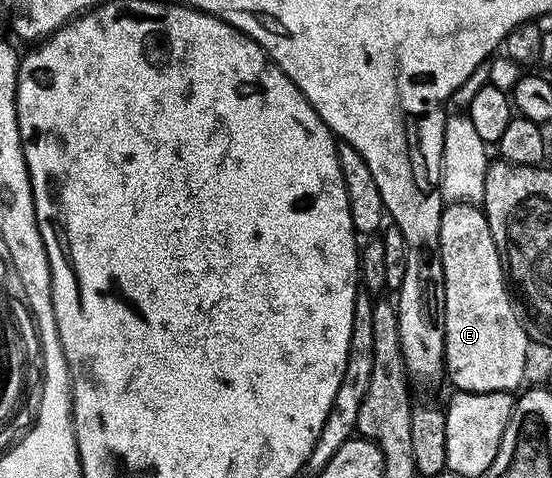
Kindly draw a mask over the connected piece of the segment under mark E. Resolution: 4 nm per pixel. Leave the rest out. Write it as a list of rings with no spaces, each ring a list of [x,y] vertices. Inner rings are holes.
[[[449,204],[441,224],[441,255],[445,273],[445,369],[448,381],[457,385],[462,394],[490,394],[517,392],[526,385],[525,369],[529,366],[531,343],[521,323],[521,314],[515,305],[505,269],[491,236],[491,224],[484,209],[473,204]]]

